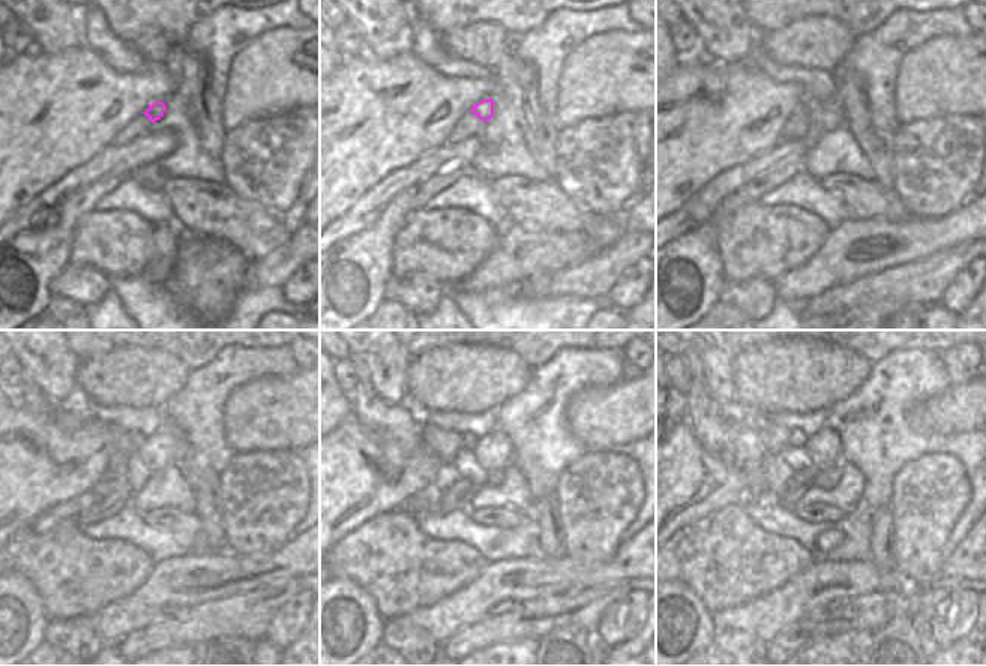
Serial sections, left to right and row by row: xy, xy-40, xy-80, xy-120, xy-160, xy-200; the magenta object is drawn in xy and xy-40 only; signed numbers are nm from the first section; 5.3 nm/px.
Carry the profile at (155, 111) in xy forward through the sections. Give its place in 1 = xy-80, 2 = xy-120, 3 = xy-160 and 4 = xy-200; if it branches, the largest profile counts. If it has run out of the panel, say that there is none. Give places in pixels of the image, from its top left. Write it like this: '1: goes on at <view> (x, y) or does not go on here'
1: goes on at xy-80 (809, 104)
2: goes on at xy-120 (137, 438)
3: goes on at xy-160 (467, 438)
4: goes on at xy-200 (796, 438)

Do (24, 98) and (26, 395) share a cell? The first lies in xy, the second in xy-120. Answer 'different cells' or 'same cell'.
different cells

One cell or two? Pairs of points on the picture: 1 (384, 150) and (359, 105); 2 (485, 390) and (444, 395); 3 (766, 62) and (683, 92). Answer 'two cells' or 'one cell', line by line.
1: one cell
2: one cell
3: two cells

